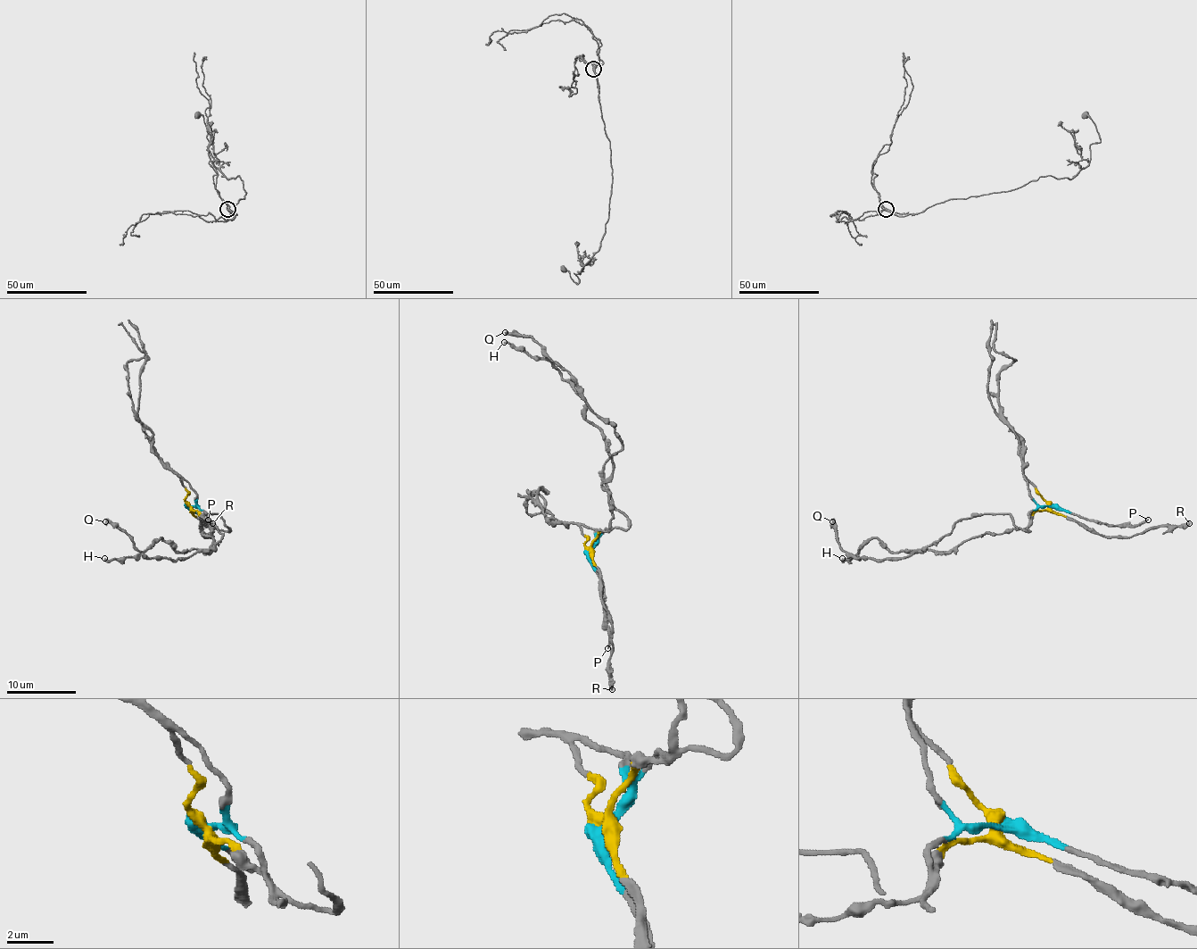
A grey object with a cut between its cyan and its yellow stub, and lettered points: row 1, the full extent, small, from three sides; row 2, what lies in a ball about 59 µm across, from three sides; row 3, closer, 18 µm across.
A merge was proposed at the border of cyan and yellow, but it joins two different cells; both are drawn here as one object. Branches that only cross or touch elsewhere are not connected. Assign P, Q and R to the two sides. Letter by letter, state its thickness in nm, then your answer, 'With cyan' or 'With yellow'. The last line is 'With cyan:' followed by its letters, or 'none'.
P: Thickness 200 nm. With cyan
Q: Thickness 400 nm. With yellow
R: Thickness 380 nm. With yellow
With cyan: P

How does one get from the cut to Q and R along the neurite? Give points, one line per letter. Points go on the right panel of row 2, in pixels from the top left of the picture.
Q: (1049, 505), (1032, 516), (1027, 530), (1008, 514), (973, 514), (925, 549), (881, 560), (852, 558), (833, 521)
R: (1049, 505), (1052, 511), (1110, 536), (1133, 536), (1166, 525), (1190, 523)

